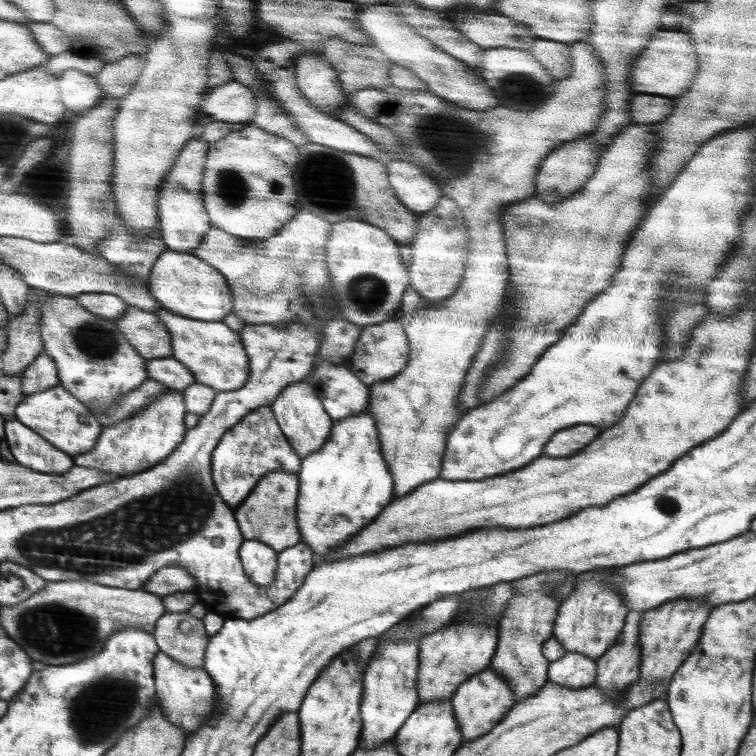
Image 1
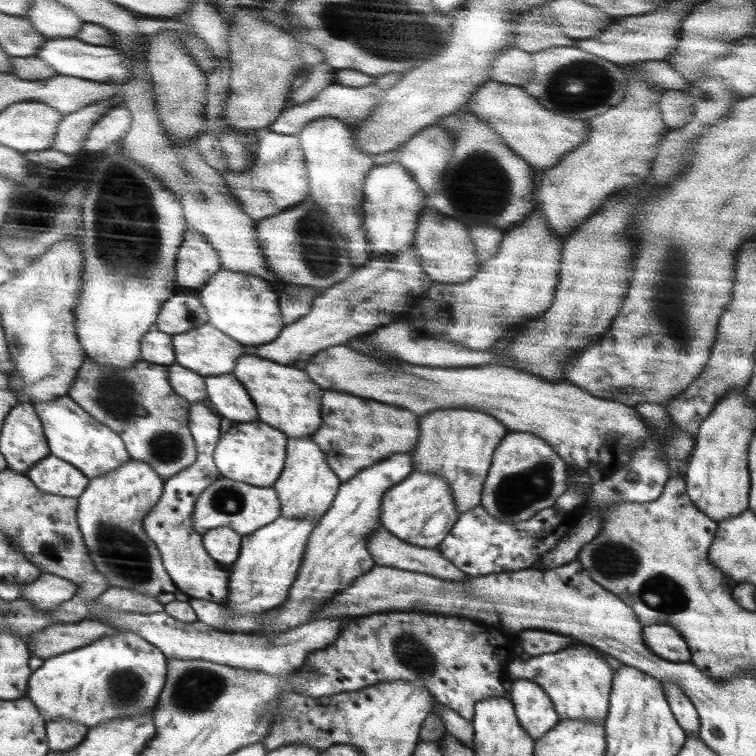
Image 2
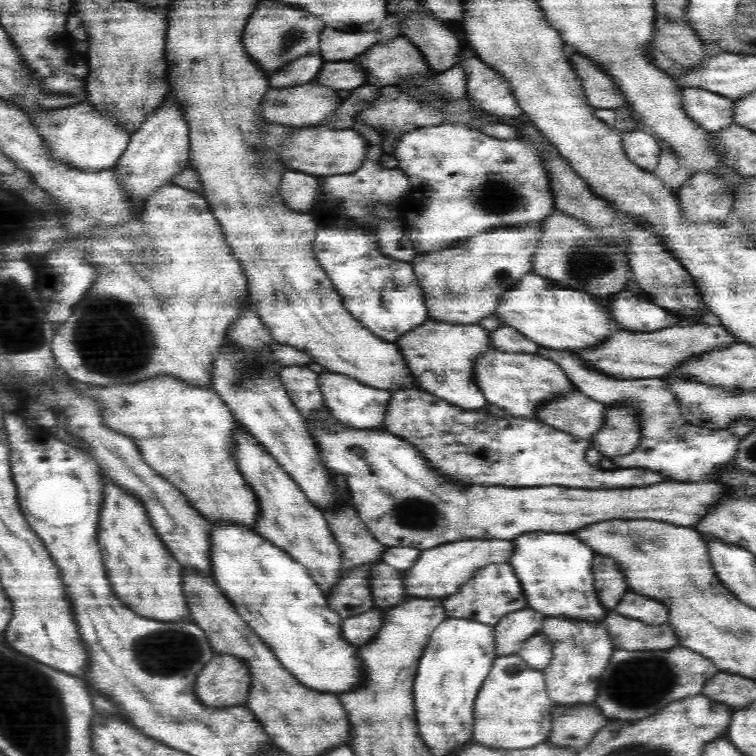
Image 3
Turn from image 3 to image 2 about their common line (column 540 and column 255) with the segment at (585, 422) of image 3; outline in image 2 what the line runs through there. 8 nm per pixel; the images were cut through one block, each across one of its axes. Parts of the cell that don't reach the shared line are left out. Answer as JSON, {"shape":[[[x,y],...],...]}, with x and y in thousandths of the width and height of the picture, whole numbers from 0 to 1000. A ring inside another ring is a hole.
{"shape":[[[307,493],[271,499],[272,530],[292,552],[310,560],[343,556],[328,515]]]}

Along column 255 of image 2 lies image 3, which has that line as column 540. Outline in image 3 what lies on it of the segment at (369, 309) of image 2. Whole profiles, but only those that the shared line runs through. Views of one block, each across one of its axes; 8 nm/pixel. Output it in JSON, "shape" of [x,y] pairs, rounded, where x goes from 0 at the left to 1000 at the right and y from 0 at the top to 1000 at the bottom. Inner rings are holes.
{"shape":[[[716,456],[710,466],[741,483],[757,508],[762,508],[766,516],[775,520],[775,524],[790,529],[799,537],[831,525],[831,529],[847,541],[847,552],[852,557],[849,579],[844,590],[831,601],[811,604],[808,618],[813,620],[849,619],[870,624],[881,635],[929,639],[947,635],[950,622],[959,615],[963,616],[974,604],[979,581],[974,581],[962,569],[939,569],[914,562],[903,552],[896,522],[881,507],[880,500],[817,501],[780,489],[778,484],[772,484],[772,479],[766,479],[761,470],[739,468],[738,463]]]}

